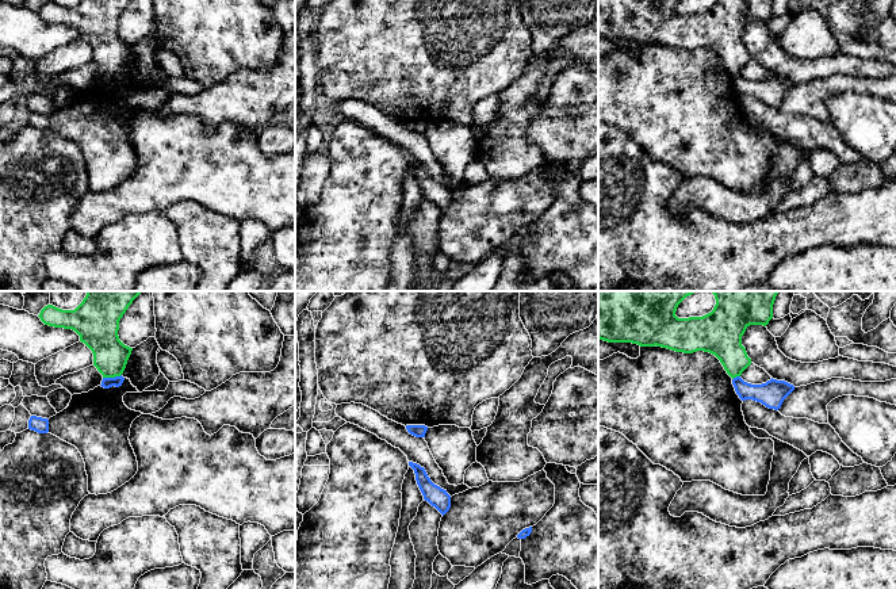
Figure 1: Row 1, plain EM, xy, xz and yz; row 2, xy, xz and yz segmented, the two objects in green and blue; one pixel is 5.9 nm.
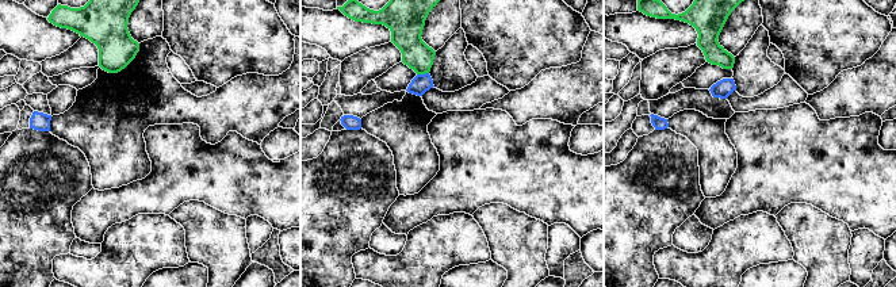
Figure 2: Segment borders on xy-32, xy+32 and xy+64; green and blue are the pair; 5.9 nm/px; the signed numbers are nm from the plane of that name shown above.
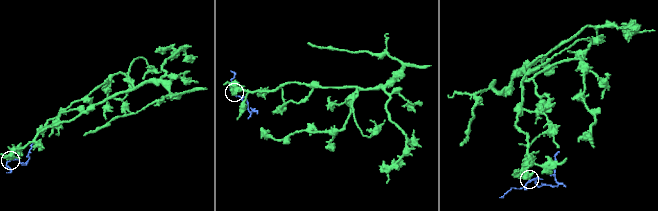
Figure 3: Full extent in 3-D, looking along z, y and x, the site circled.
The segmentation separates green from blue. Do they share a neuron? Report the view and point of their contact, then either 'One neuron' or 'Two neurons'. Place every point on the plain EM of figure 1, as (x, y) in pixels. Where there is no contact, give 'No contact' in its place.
Touches green at xy (111, 73). Two neurons

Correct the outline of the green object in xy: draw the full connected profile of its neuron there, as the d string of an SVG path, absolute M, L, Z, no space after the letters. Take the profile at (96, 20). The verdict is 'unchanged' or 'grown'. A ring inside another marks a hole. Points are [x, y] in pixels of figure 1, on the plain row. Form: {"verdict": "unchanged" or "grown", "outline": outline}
{"verdict": "unchanged", "outline": "M80 0L74 7L45 3L39 15L45 22L72 26L93 50L93 62L103 74L120 73L133 45L118 32L119 18L131 0Z"}

